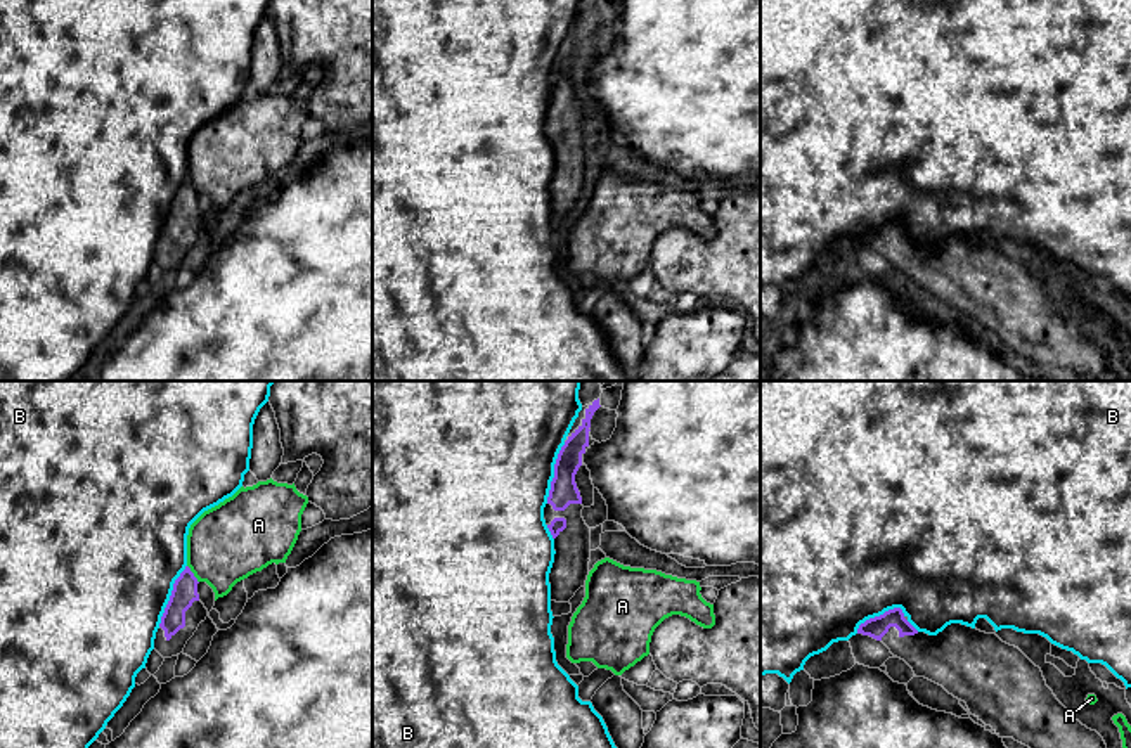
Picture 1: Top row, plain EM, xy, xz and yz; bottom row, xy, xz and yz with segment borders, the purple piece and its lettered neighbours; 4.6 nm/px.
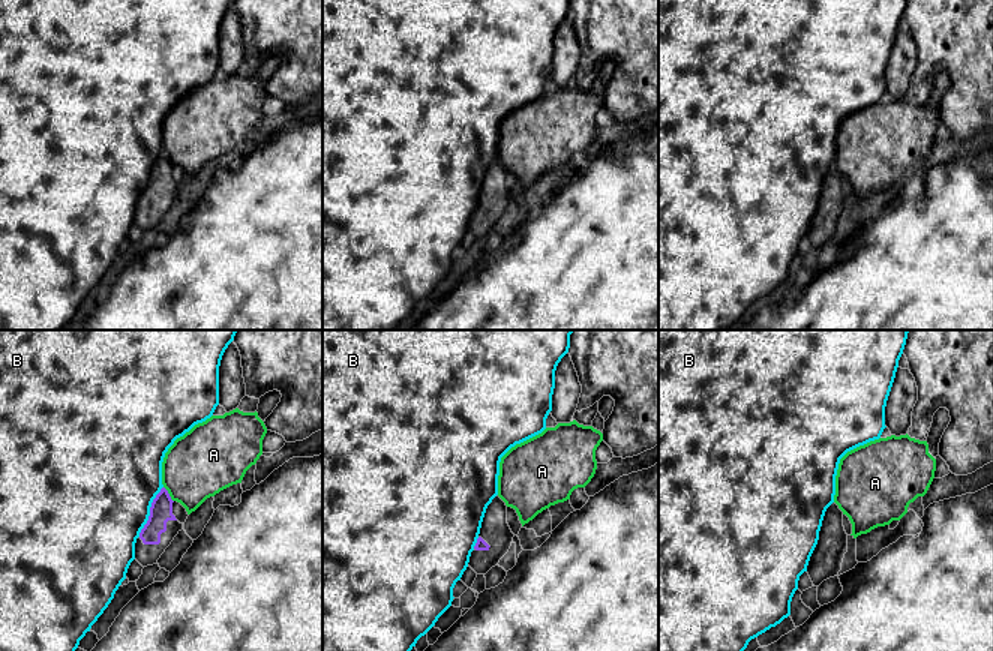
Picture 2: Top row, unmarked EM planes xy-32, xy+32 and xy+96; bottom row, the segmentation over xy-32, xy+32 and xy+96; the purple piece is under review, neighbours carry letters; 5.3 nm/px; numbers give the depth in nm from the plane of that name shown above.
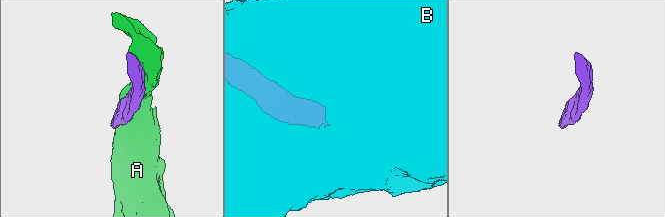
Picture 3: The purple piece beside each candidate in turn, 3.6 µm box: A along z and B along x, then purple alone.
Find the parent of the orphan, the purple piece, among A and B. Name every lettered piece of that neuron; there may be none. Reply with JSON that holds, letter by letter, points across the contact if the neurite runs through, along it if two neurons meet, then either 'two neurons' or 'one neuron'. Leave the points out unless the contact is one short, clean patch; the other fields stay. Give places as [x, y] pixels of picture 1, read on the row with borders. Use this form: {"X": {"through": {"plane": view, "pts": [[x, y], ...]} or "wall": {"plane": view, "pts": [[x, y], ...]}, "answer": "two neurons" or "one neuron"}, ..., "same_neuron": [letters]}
{"A": {"answer": "two neurons"}, "B": {"answer": "two neurons"}, "same_neuron": []}

